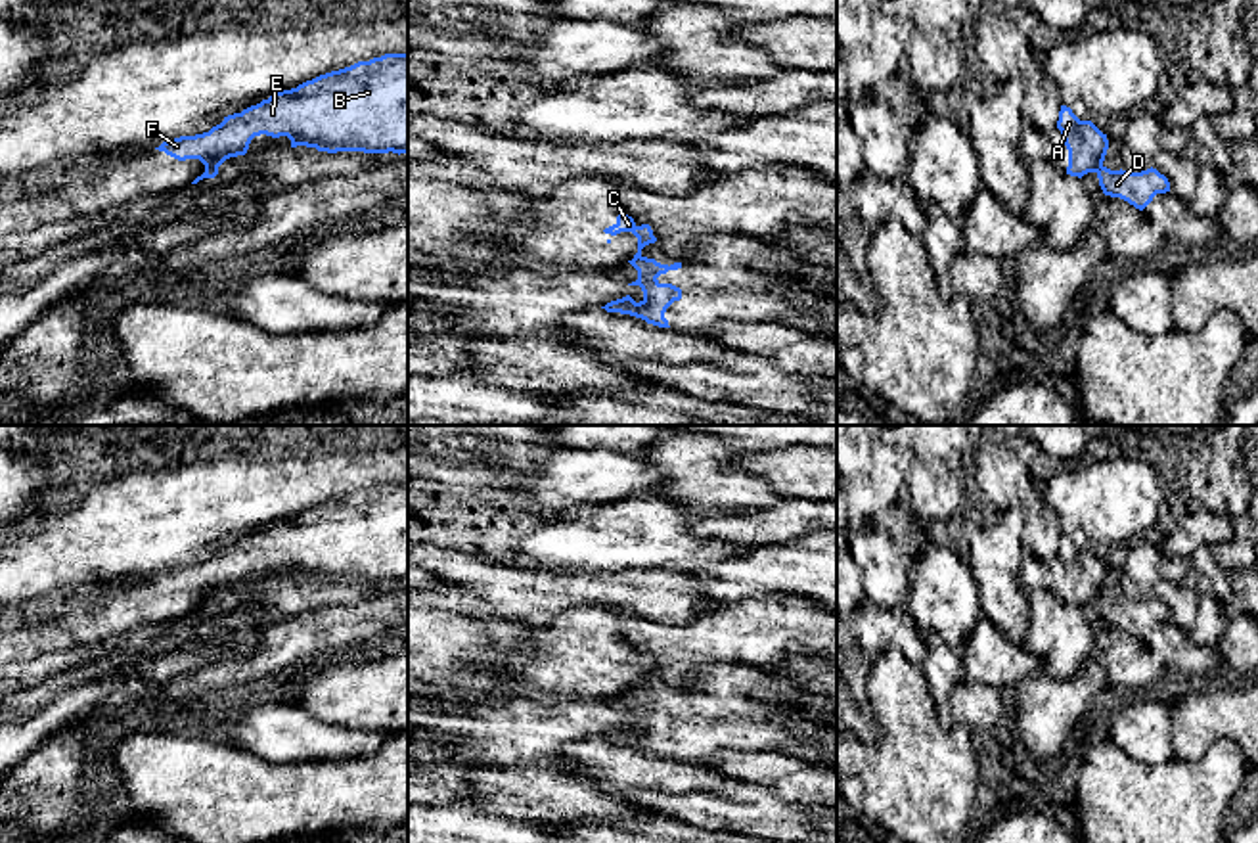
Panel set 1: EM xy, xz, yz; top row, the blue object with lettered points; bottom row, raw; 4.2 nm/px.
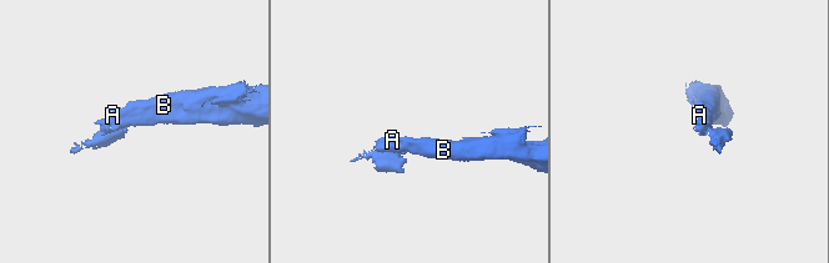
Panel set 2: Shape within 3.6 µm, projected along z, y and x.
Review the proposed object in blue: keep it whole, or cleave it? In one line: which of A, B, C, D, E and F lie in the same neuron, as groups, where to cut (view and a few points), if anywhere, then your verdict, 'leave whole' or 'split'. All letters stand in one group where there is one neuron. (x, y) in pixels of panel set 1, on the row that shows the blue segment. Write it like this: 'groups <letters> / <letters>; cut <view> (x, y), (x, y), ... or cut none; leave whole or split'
groups A B C E F / D; cut xz (640, 255), (634, 259); split

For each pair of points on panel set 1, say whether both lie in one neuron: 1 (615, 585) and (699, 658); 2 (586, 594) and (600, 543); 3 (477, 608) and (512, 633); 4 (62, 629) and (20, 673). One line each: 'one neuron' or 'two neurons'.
1: two neurons
2: two neurons
3: one neuron
4: two neurons

